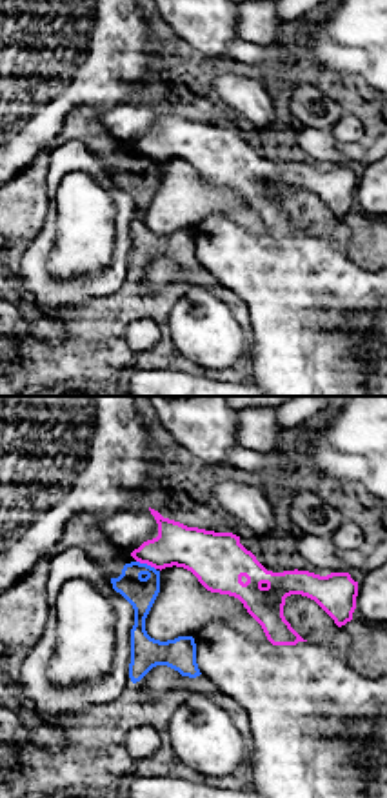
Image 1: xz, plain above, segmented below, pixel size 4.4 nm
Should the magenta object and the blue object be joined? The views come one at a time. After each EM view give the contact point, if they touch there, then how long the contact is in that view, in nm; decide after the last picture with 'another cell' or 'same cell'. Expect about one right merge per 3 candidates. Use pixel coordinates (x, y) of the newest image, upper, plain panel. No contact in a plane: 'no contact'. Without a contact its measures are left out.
(146, 155) | 100 nm

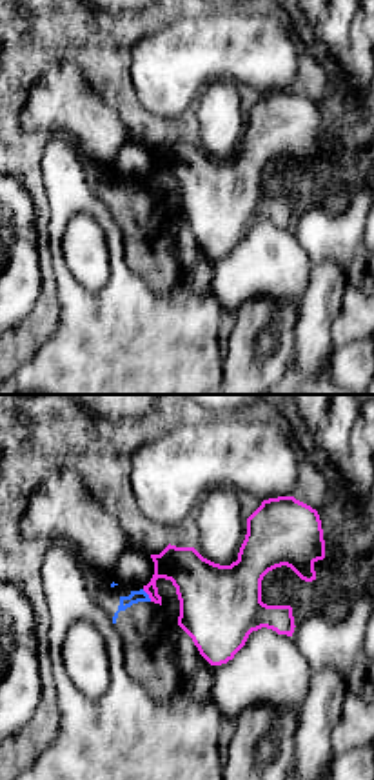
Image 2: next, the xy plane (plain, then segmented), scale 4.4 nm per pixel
(147, 186) | 70 nm

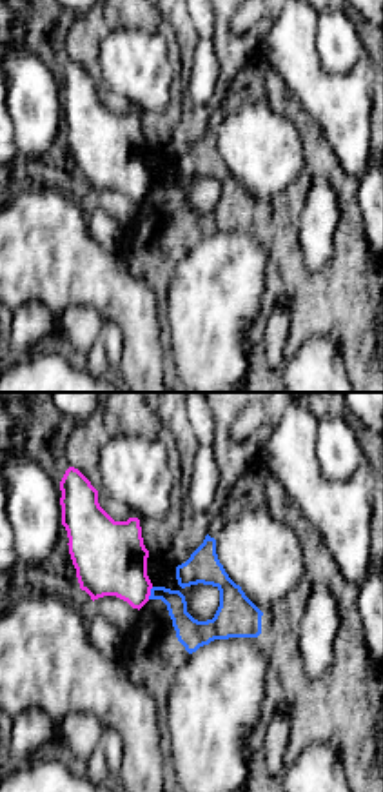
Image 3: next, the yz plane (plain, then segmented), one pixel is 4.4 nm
(149, 186) | 60 nm

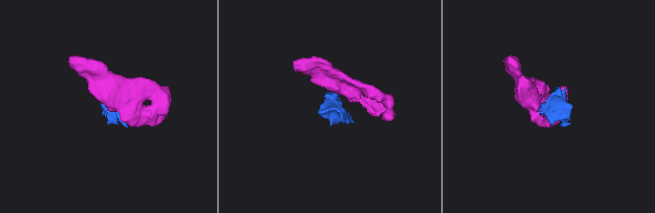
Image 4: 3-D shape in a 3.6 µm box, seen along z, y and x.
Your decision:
another cell

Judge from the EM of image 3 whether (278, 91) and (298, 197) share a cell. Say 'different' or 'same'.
same

